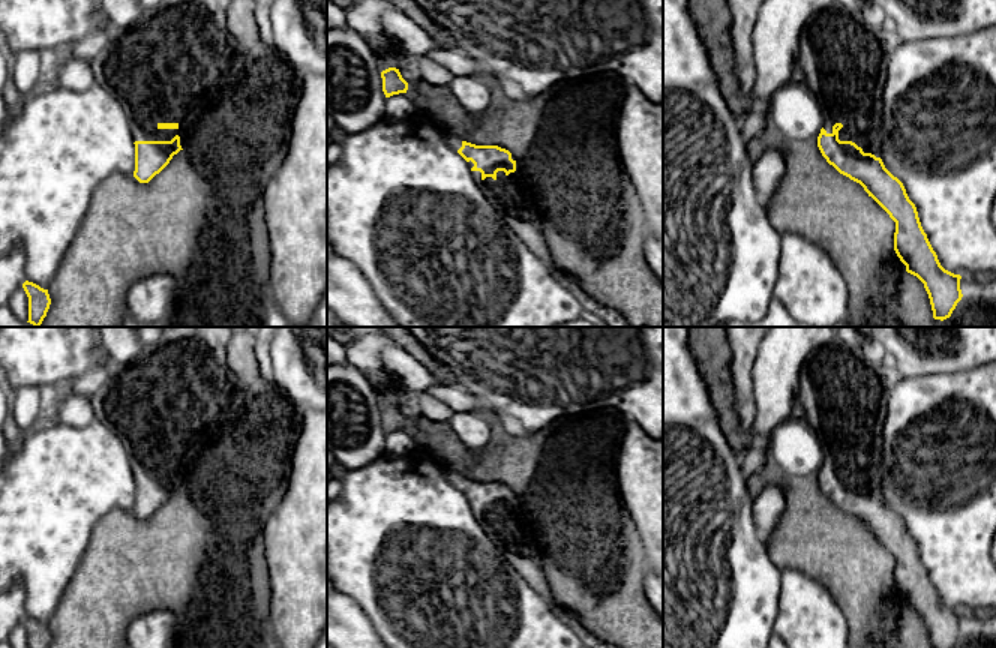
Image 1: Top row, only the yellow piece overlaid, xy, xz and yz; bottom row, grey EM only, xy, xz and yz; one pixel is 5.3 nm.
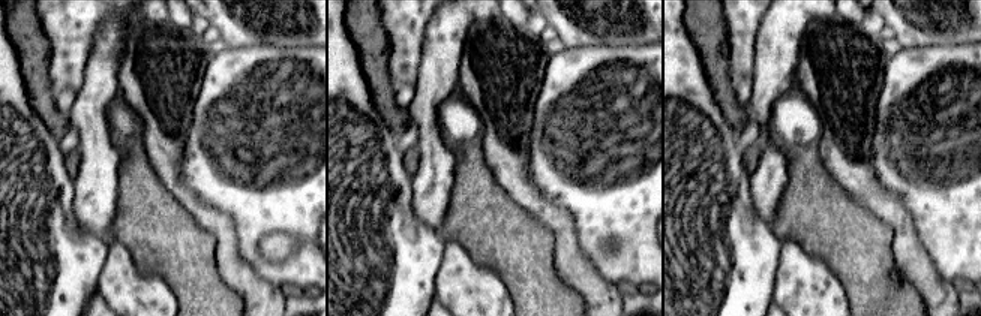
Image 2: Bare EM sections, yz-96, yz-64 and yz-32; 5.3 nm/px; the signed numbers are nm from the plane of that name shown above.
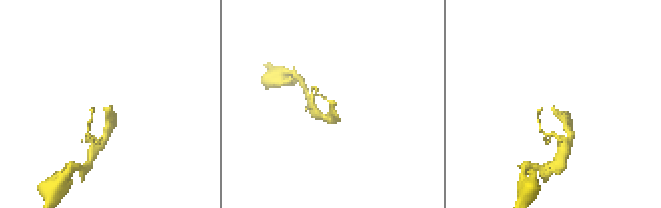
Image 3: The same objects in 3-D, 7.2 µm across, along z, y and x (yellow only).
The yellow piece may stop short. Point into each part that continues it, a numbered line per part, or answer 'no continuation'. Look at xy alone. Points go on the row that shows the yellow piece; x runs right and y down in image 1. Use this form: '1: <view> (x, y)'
1: xy (173, 65)

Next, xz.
1: xz (510, 195)

